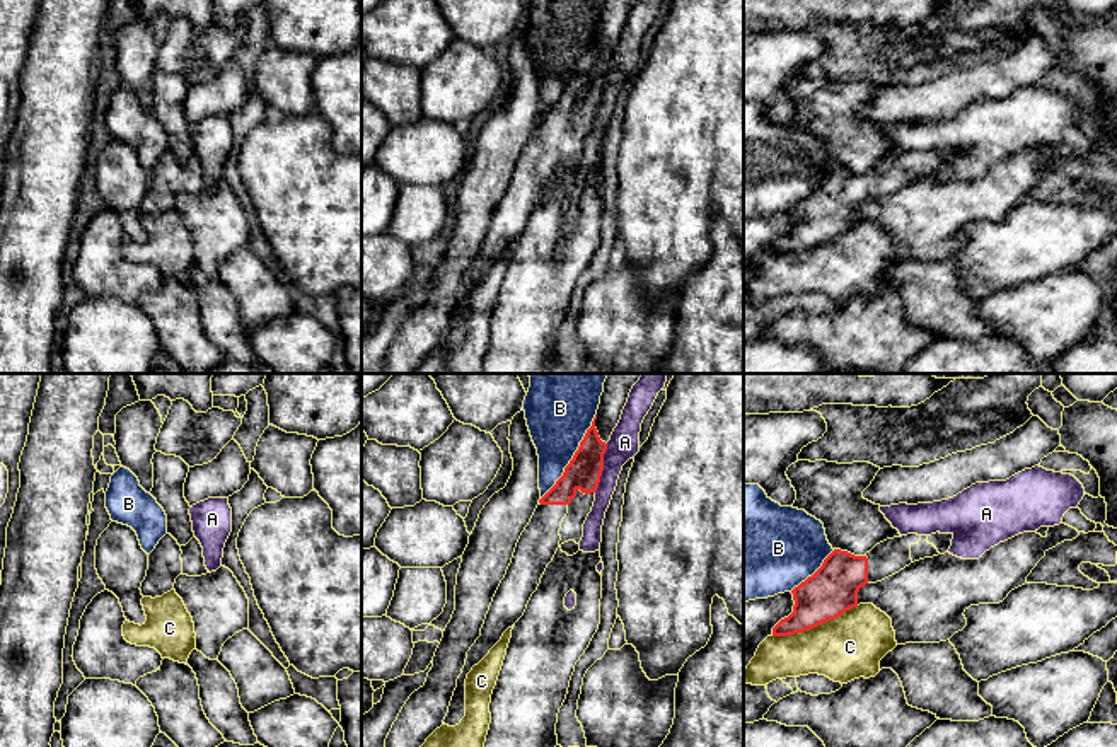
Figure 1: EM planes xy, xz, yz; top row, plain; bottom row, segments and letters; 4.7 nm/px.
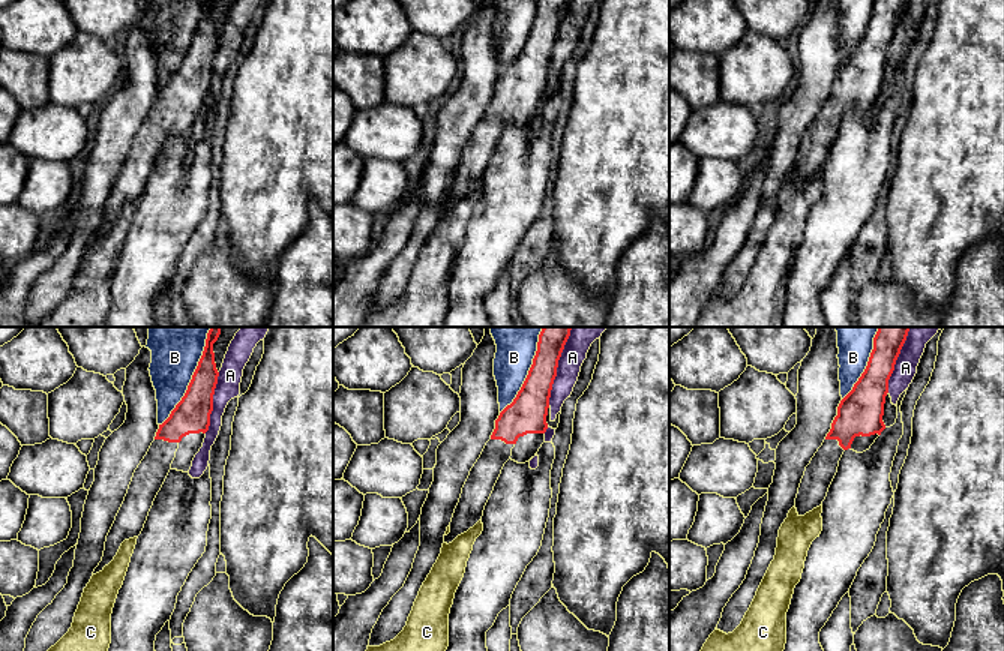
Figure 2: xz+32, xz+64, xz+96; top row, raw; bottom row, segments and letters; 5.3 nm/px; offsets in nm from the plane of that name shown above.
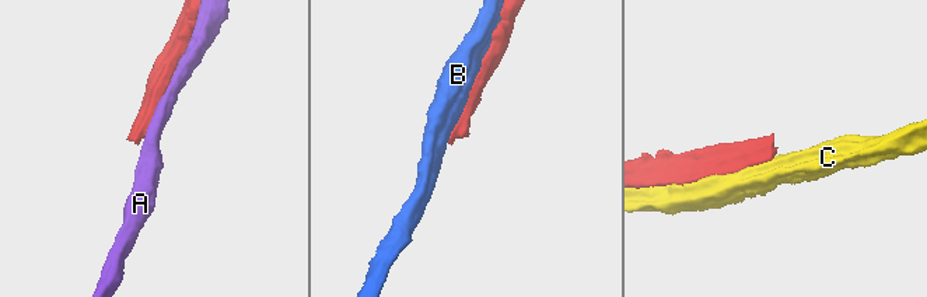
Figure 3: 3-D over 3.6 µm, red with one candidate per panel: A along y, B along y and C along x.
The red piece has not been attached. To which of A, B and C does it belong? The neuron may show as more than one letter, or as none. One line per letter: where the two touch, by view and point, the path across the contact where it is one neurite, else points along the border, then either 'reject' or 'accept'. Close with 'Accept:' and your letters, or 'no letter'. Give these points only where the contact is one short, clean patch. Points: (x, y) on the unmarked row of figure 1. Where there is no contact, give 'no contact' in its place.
A: meets red in xz at (602, 86); reject
B: meets red in xz at (573, 74); reject
C: meets red in yz at (814, 244); reject
Accept: no letter

